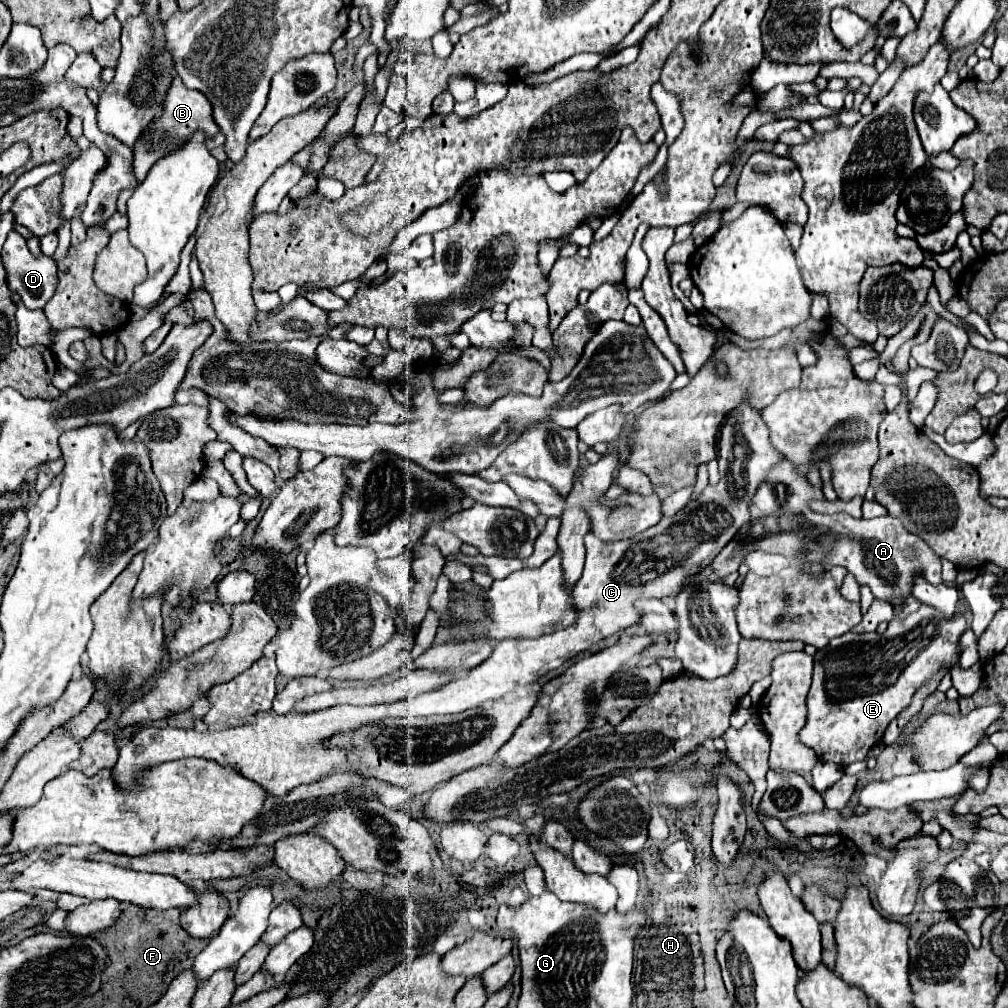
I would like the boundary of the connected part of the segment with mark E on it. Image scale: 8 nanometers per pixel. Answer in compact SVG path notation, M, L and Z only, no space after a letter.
M920 606L918 612L910 614L908 618L894 618L888 624L888 630L884 634L854 634L846 632L834 640L822 650L816 650L814 654L814 676L812 676L812 688L808 694L808 724L804 726L800 738L806 742L806 746L814 748L816 756L824 762L834 762L836 766L844 768L854 762L864 762L868 750L882 740L884 730L888 724L910 704L914 692L932 678L944 664L952 664L950 674L954 688L960 696L970 696L978 690L982 680L982 666L976 664L970 670L962 670L958 664L956 646L966 630L968 622L964 614L958 610L952 618L946 618L940 610L932 606Z

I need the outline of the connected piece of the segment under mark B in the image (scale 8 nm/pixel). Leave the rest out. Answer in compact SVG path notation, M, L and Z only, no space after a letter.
M172 76L172 84L166 92L166 98L162 102L162 116L158 120L154 120L138 138L138 142L132 146L134 152L134 160L132 160L132 168L134 168L134 176L138 180L138 184L146 178L148 170L166 154L178 150L180 146L184 146L188 142L188 138L194 132L202 132L206 136L206 148L212 150L216 146L222 146L224 138L222 132L218 130L218 126L214 126L212 120L212 110L210 110L210 102L202 92L196 90L186 90L182 86L182 80L178 76Z

